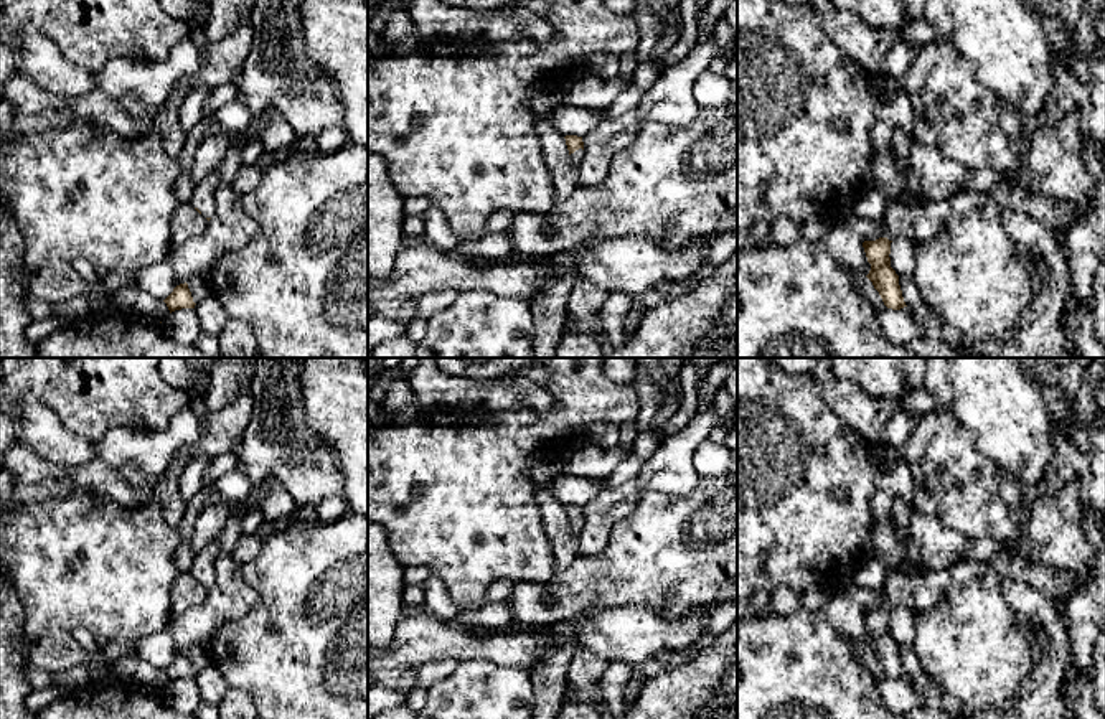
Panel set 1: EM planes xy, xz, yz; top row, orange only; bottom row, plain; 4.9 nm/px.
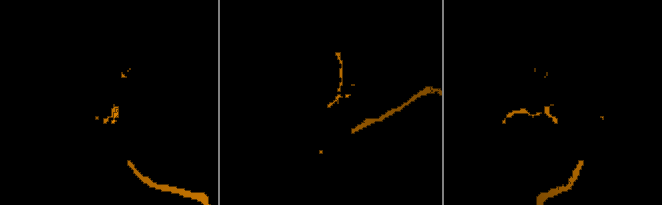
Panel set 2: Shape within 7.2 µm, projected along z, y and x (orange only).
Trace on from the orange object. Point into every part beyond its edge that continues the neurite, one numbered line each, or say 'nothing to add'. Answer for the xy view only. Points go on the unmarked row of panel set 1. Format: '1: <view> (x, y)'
1: xy (203, 564)

